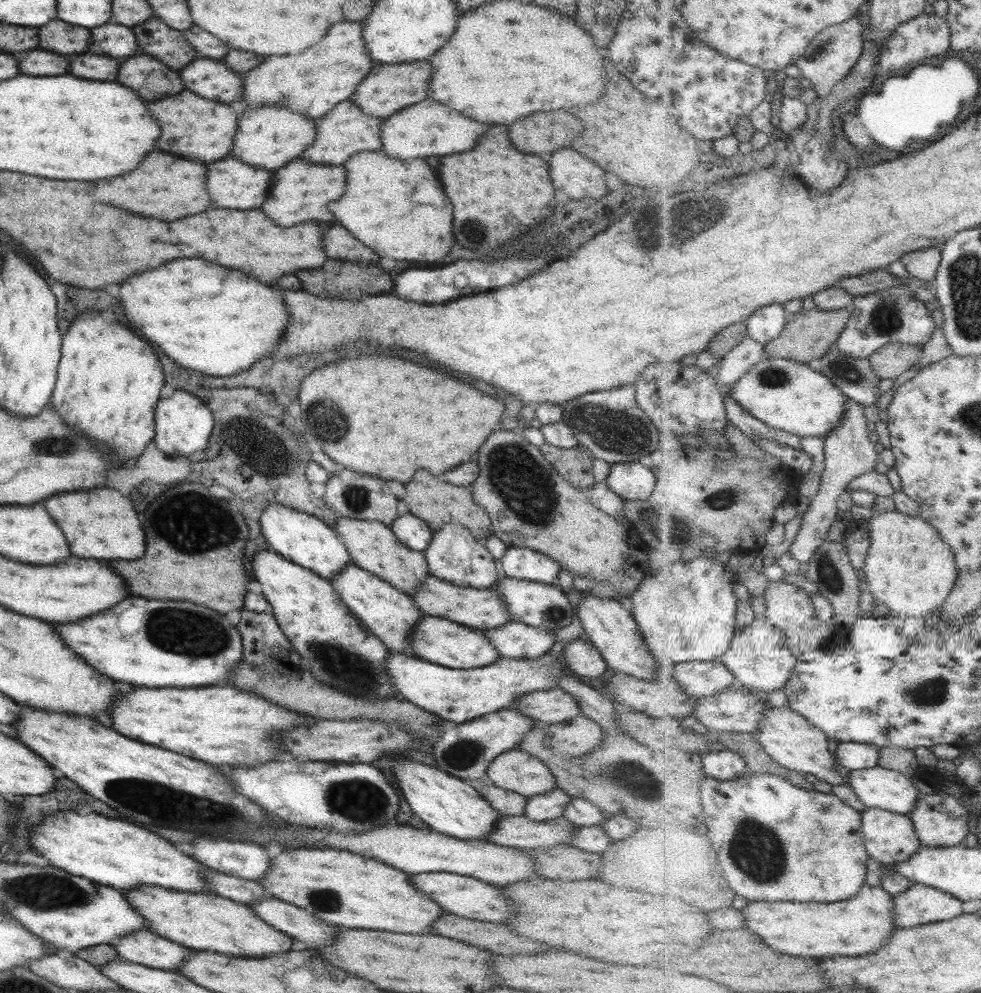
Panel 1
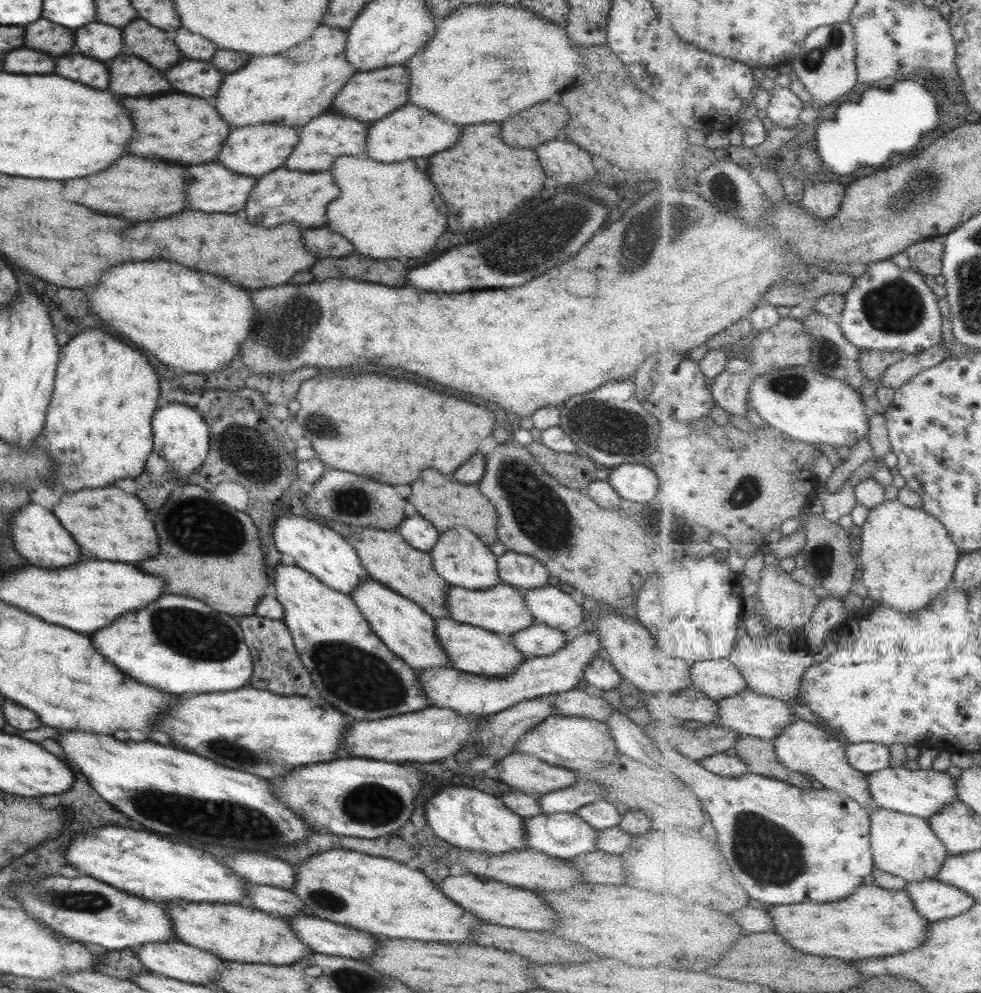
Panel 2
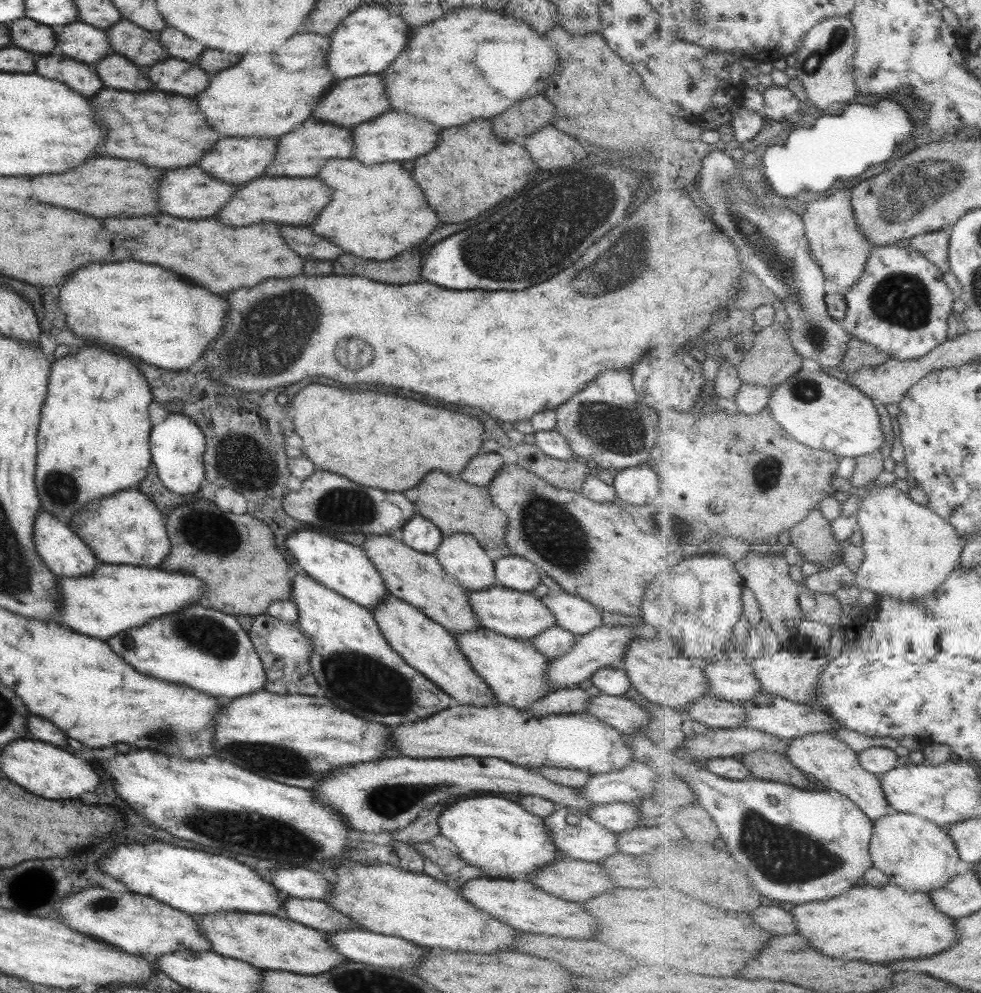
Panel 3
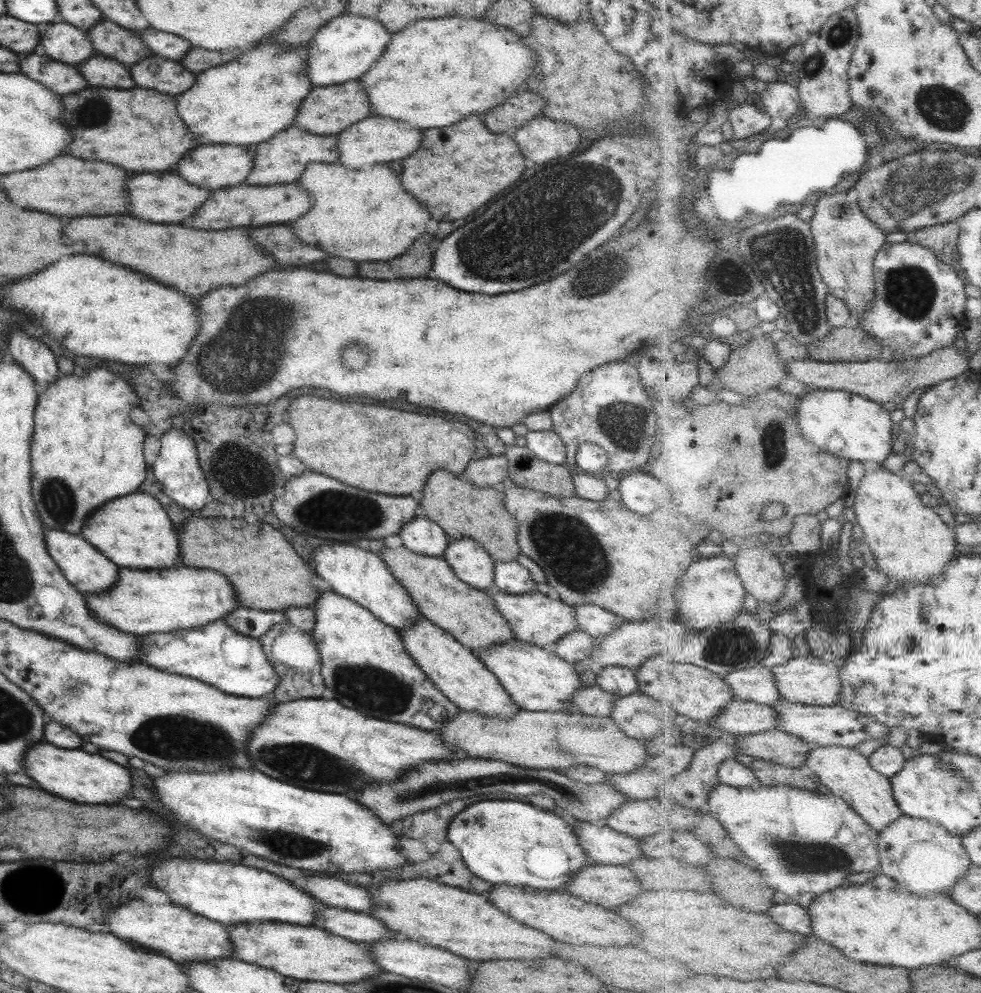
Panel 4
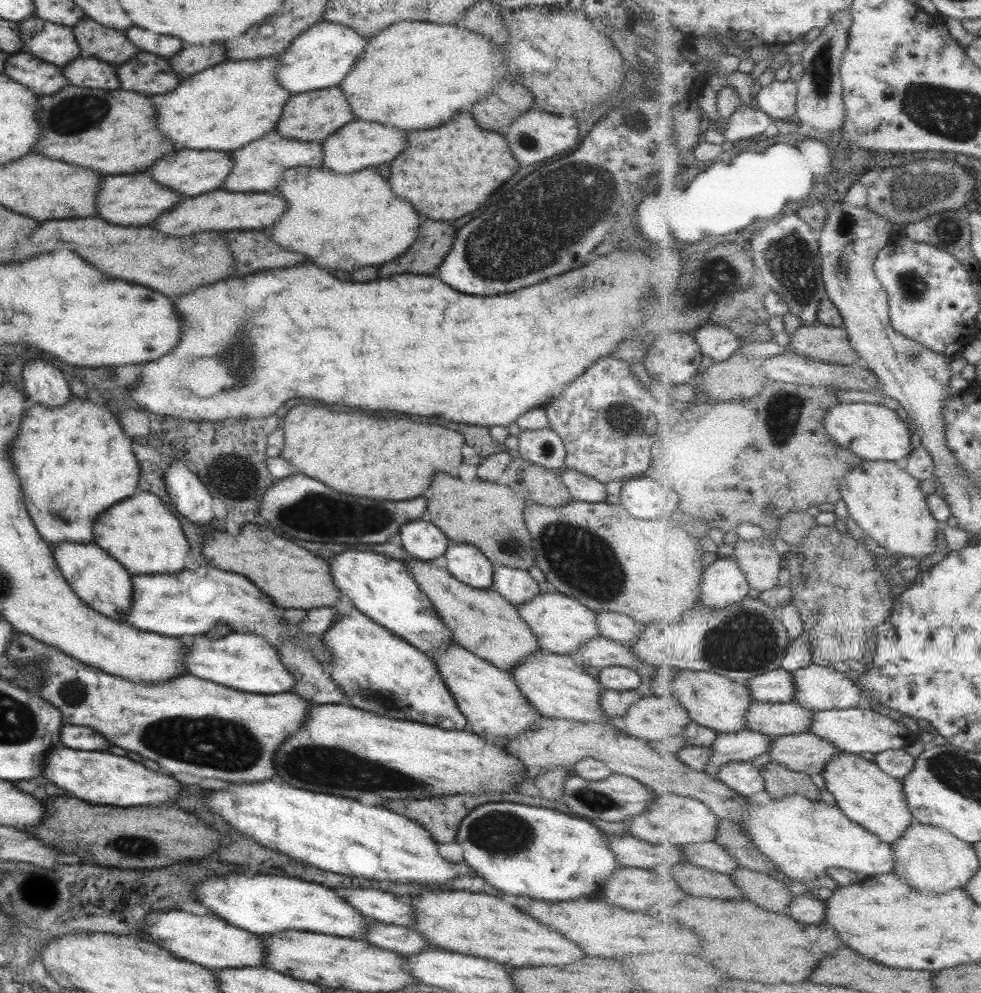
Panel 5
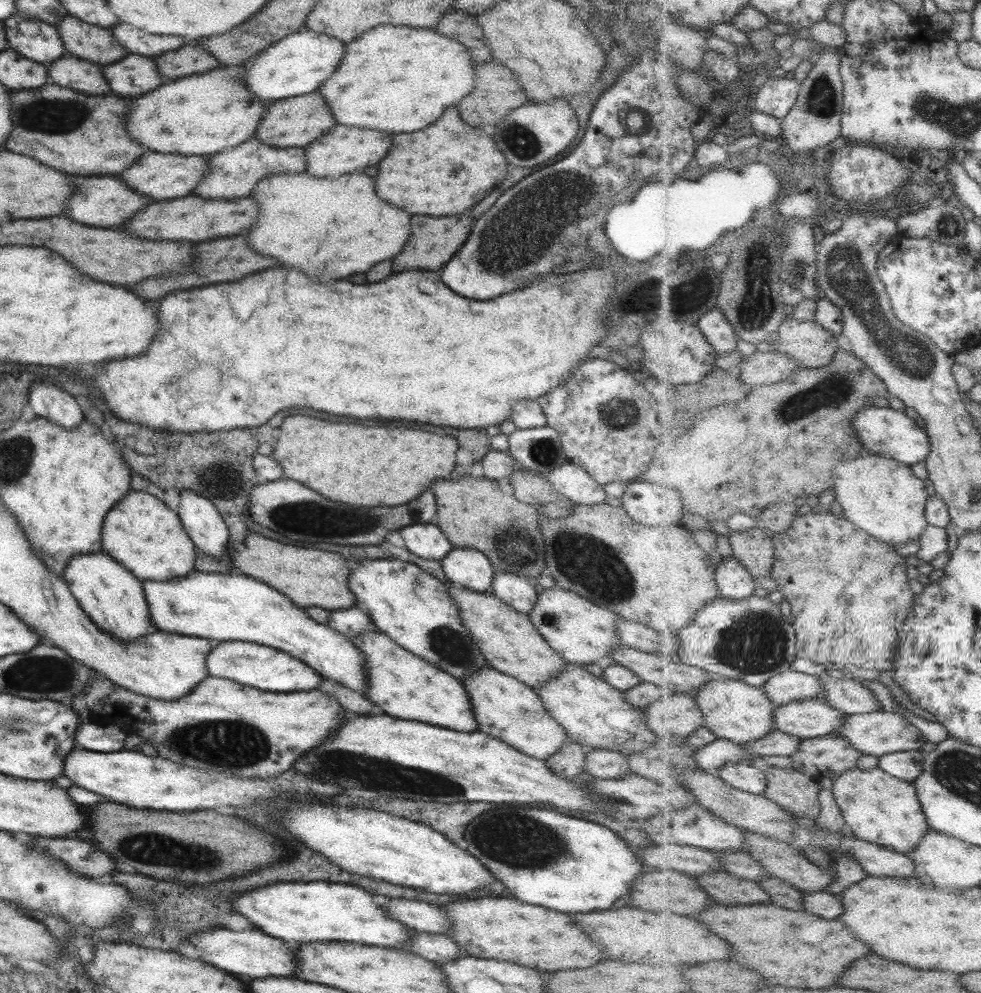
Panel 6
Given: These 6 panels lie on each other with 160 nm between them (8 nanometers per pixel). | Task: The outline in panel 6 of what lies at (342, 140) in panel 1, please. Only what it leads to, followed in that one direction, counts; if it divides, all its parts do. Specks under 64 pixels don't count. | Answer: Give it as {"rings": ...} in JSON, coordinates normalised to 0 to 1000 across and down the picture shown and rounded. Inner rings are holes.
{"rings":[[[260,138],[252,140],[233,152],[225,152],[211,158],[213,177],[199,189],[199,197],[233,201],[233,199],[250,199],[267,179],[275,175],[306,174],[312,171],[312,160],[309,148],[277,148],[264,143]]]}

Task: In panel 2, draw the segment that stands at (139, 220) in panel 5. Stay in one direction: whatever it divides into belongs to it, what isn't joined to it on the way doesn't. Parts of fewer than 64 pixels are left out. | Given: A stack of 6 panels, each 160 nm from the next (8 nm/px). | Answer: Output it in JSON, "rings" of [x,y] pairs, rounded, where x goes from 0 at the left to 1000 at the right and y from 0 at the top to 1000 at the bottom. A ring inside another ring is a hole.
{"rings":[[[215,162],[207,167],[195,167],[191,169],[193,185],[191,185],[191,197],[193,197],[193,209],[195,211],[209,211],[209,213],[223,213],[223,216],[238,216],[242,211],[248,211],[252,197],[260,185],[260,179],[242,175],[236,171],[229,171],[223,162]]]}

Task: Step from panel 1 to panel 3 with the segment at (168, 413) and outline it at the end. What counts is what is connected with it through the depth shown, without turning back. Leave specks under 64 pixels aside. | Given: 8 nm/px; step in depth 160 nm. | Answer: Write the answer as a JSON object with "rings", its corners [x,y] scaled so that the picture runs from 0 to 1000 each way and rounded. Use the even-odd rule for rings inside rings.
{"rings":[[[170,417],[165,425],[156,428],[153,431],[152,451],[154,456],[154,467],[158,469],[160,479],[166,486],[166,489],[178,497],[197,497],[205,483],[207,483],[207,453],[209,453],[209,441],[207,435],[201,431],[198,425],[186,417]]]}

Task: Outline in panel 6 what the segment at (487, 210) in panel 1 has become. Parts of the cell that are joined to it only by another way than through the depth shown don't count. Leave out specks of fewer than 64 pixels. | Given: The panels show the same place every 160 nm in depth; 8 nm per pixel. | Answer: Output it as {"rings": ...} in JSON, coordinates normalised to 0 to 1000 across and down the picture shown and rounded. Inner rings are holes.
{"rings":[[[456,109],[445,123],[439,127],[419,133],[419,135],[403,135],[401,147],[397,155],[386,163],[382,191],[384,197],[392,203],[411,209],[415,216],[435,216],[435,218],[462,218],[480,209],[484,201],[494,199],[503,187],[507,187],[517,177],[517,163],[513,155],[505,149],[505,143],[486,129],[480,129],[470,123],[466,111]]]}

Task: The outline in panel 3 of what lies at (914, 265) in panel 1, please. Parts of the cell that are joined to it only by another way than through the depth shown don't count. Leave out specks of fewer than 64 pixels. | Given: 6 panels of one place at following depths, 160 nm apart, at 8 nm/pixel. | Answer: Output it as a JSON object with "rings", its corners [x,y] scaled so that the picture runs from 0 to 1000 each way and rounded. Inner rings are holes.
{"rings":[[[962,231],[953,235],[944,235],[930,239],[928,248],[937,252],[951,266],[954,266],[961,274],[969,273],[967,264],[967,251],[969,246],[968,231]]]}

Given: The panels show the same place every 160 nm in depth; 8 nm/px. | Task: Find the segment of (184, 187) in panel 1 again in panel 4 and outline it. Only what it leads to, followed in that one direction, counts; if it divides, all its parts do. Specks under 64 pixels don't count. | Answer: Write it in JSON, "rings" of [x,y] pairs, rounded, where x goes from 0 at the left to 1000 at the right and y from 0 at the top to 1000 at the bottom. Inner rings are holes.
{"rings":[[[60,157],[40,169],[7,175],[3,179],[3,191],[17,207],[56,218],[113,218],[129,213],[129,191],[125,187],[129,179],[131,175],[127,171],[107,163],[85,163],[74,157]]]}

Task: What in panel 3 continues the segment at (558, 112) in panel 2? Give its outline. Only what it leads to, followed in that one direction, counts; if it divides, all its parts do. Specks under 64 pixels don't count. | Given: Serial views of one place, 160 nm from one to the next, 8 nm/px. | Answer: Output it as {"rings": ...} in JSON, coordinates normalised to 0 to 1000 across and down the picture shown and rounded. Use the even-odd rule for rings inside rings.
{"rings":[[[554,97],[525,103],[521,109],[503,119],[503,133],[505,137],[515,141],[523,141],[525,137],[537,137],[562,125],[564,113],[566,109]]]}

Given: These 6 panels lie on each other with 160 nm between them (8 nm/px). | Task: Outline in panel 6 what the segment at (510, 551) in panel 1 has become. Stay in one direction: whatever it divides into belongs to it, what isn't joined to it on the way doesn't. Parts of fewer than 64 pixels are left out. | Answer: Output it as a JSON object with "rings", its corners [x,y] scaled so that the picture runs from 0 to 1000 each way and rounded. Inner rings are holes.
{"rings":[[[509,575],[503,579],[497,596],[531,618],[539,617],[539,614],[545,610],[548,600],[540,583]]]}

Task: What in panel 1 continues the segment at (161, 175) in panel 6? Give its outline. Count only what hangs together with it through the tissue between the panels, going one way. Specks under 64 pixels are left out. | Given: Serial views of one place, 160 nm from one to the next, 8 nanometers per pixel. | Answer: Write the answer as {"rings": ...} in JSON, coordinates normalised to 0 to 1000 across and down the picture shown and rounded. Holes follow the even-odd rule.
{"rings":[[[266,107],[250,110],[243,117],[242,131],[233,157],[265,170],[280,172],[291,164],[305,159],[305,156],[317,147],[322,136],[319,123],[319,120],[311,119],[308,115],[291,108]]]}

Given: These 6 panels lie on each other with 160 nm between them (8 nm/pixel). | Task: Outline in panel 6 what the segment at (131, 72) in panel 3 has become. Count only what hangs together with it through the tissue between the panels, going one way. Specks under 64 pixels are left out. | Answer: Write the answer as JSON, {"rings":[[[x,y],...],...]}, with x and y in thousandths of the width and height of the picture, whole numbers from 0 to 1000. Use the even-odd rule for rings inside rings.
{"rings":[[[66,55],[47,64],[50,83],[87,96],[101,97],[112,93],[104,76],[104,66]]]}

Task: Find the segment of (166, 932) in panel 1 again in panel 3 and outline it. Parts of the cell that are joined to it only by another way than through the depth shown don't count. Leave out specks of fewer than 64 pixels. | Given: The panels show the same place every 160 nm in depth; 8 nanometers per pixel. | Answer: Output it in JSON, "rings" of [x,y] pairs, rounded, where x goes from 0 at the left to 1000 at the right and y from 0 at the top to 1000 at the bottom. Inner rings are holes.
{"rings":[[[226,918],[195,923],[199,925],[206,944],[214,951],[215,958],[251,969],[265,978],[287,977],[294,980],[320,982],[356,968],[334,952],[331,940],[303,931],[290,922]]]}

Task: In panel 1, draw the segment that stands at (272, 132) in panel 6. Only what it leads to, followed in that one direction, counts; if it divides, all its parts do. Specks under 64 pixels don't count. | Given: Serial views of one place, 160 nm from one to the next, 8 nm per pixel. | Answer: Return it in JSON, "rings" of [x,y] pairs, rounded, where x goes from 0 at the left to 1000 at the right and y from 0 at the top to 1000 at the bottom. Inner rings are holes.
{"rings":[[[433,60],[431,62],[398,65],[385,63],[379,67],[376,75],[364,87],[364,93],[362,93],[362,97],[358,98],[358,102],[362,107],[366,107],[374,117],[392,121],[409,110],[433,101],[435,99],[435,87],[439,81],[437,77],[439,77],[439,66]],[[419,89],[421,89],[421,95],[419,95]]]}

